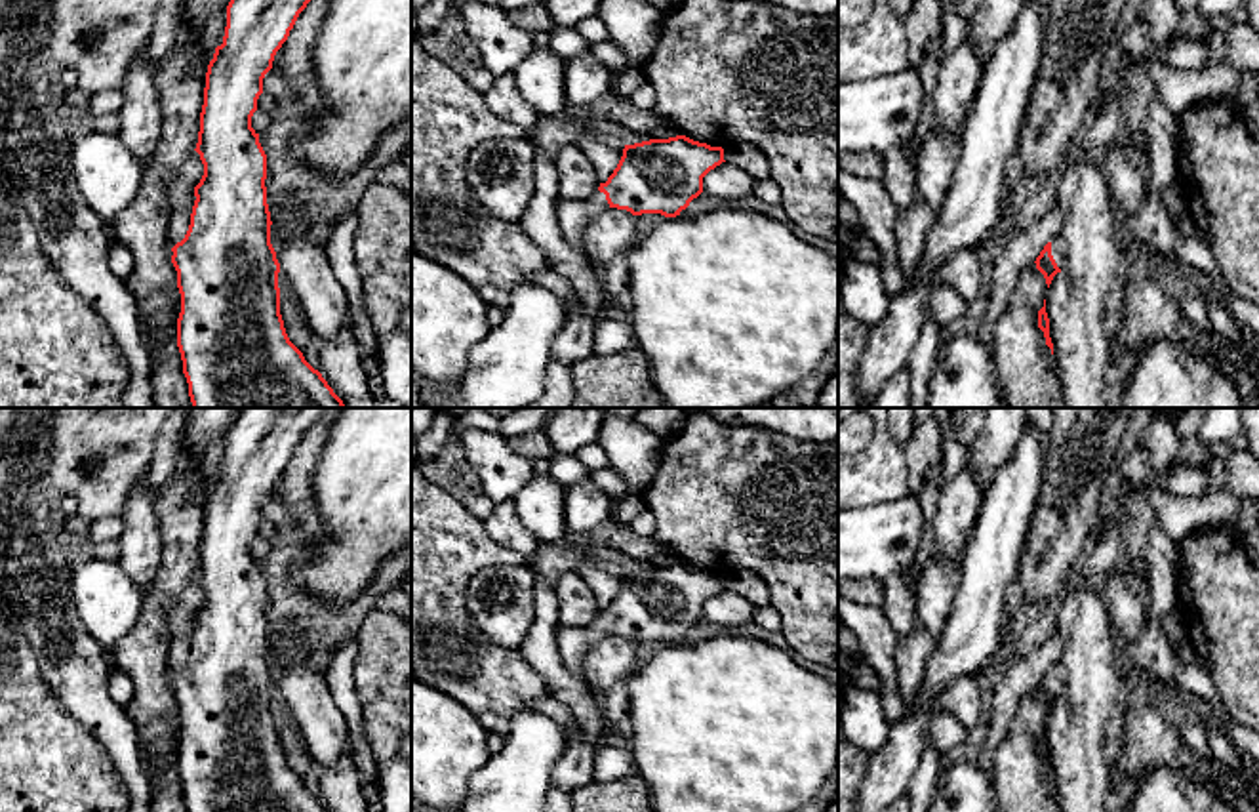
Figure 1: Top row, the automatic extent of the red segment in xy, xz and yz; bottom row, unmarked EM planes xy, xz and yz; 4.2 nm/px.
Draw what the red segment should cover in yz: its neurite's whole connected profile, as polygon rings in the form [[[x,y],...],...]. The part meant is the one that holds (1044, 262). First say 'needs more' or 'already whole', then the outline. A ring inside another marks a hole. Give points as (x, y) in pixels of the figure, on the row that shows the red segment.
needs more | [[[1059,236],[1048,242],[1034,263],[1036,263],[1036,269],[1044,274],[1046,284],[1049,288],[1053,276],[1067,267],[1065,240]]]

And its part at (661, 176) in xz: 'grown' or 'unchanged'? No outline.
grown

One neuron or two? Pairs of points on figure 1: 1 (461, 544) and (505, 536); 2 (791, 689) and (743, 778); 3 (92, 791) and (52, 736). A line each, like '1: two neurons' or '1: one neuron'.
1: two neurons
2: one neuron
3: one neuron

